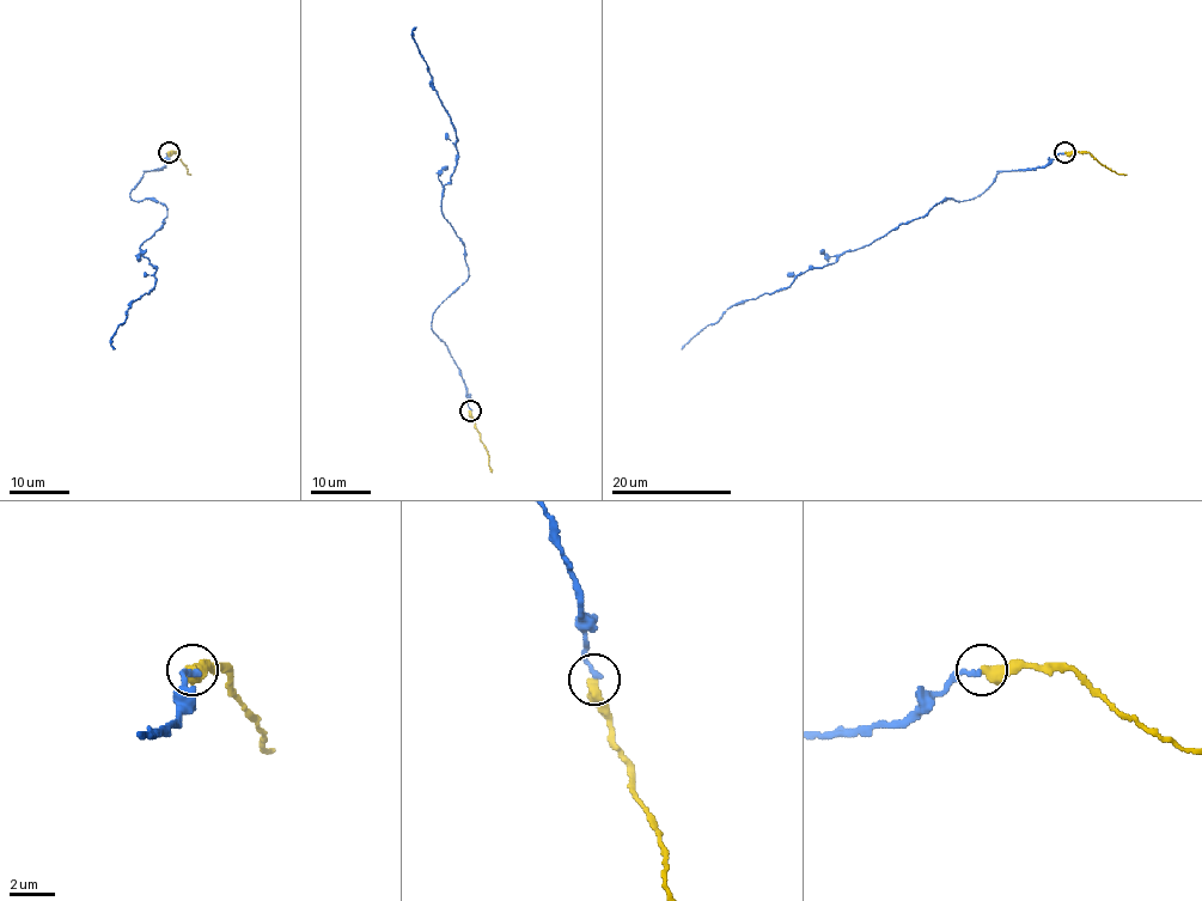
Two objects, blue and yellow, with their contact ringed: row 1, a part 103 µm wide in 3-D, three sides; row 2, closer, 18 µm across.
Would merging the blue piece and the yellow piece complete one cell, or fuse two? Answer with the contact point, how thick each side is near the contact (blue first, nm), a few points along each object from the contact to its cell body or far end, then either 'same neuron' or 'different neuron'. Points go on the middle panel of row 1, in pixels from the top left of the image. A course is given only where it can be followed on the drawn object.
at (470, 411); 280 nm thick on the blue side, 480 nm on the other; blue runs (471, 411), (431, 327), (468, 267), (441, 209), (458, 154), (455, 128), (415, 26); yellow runs (470, 411), (492, 472); same neuron

